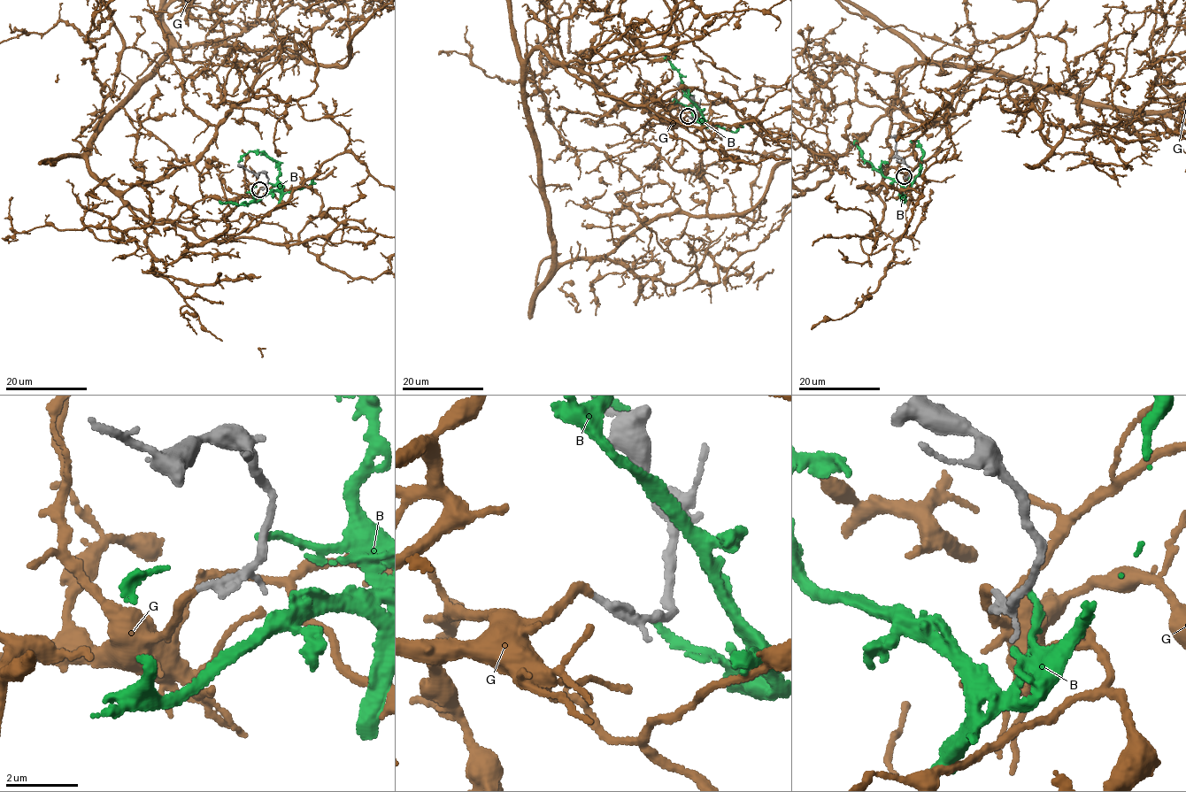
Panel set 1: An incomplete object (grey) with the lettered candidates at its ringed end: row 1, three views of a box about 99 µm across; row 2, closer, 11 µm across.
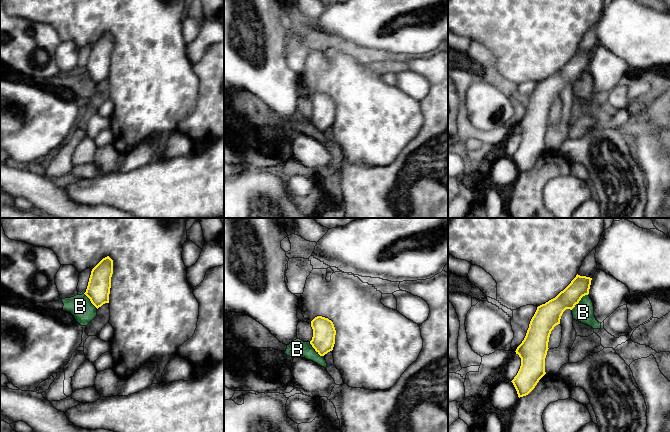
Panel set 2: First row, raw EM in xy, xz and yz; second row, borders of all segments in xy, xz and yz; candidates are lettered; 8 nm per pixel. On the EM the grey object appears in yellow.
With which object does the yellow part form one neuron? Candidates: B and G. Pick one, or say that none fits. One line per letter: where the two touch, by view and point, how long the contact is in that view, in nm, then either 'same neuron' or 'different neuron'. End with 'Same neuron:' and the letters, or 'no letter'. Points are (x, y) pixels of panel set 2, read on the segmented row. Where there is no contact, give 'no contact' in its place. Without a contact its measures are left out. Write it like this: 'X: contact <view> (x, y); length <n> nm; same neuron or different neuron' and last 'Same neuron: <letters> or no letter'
B: contact yz (580, 299); length 190 nm; different neuron
G: no contact; same neuron
Same neuron: G

